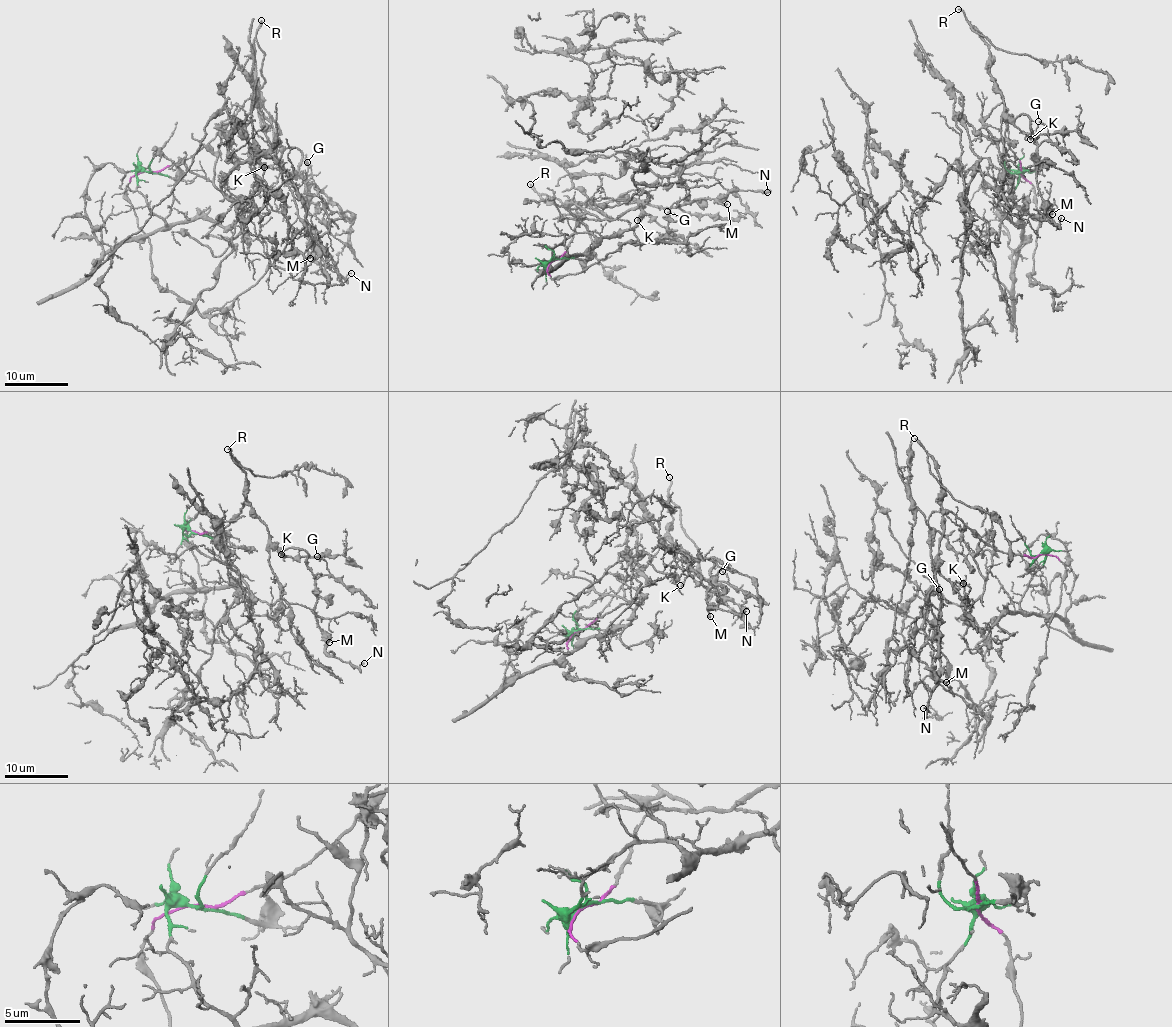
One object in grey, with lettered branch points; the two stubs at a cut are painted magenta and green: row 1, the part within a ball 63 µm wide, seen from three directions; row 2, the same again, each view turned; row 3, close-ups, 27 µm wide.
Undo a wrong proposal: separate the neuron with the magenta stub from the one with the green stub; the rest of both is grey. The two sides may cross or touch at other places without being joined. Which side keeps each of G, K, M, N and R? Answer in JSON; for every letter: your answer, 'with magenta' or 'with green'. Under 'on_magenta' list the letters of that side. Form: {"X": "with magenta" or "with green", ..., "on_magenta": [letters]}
{"G": "with magenta", "K": "with magenta", "M": "with magenta", "N": "with magenta", "R": "with magenta", "on_magenta": ["G", "K", "M", "N", "R"]}

